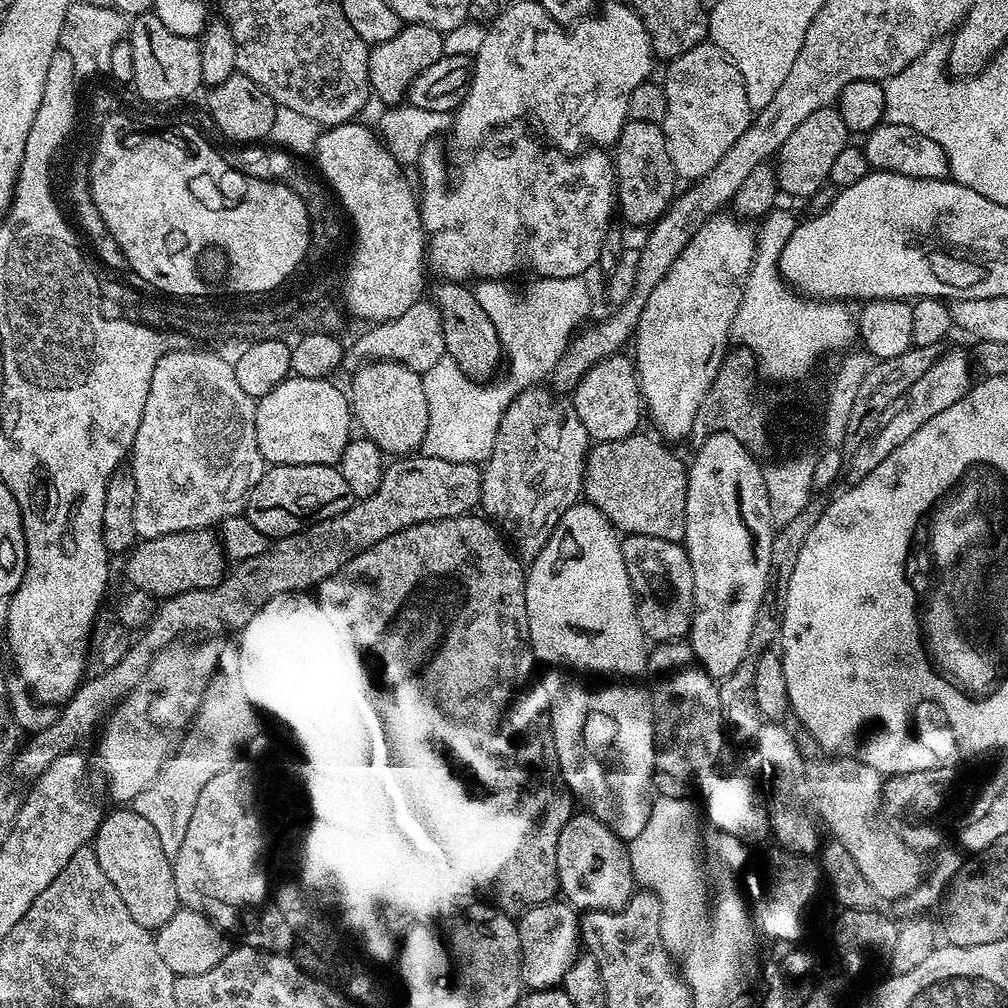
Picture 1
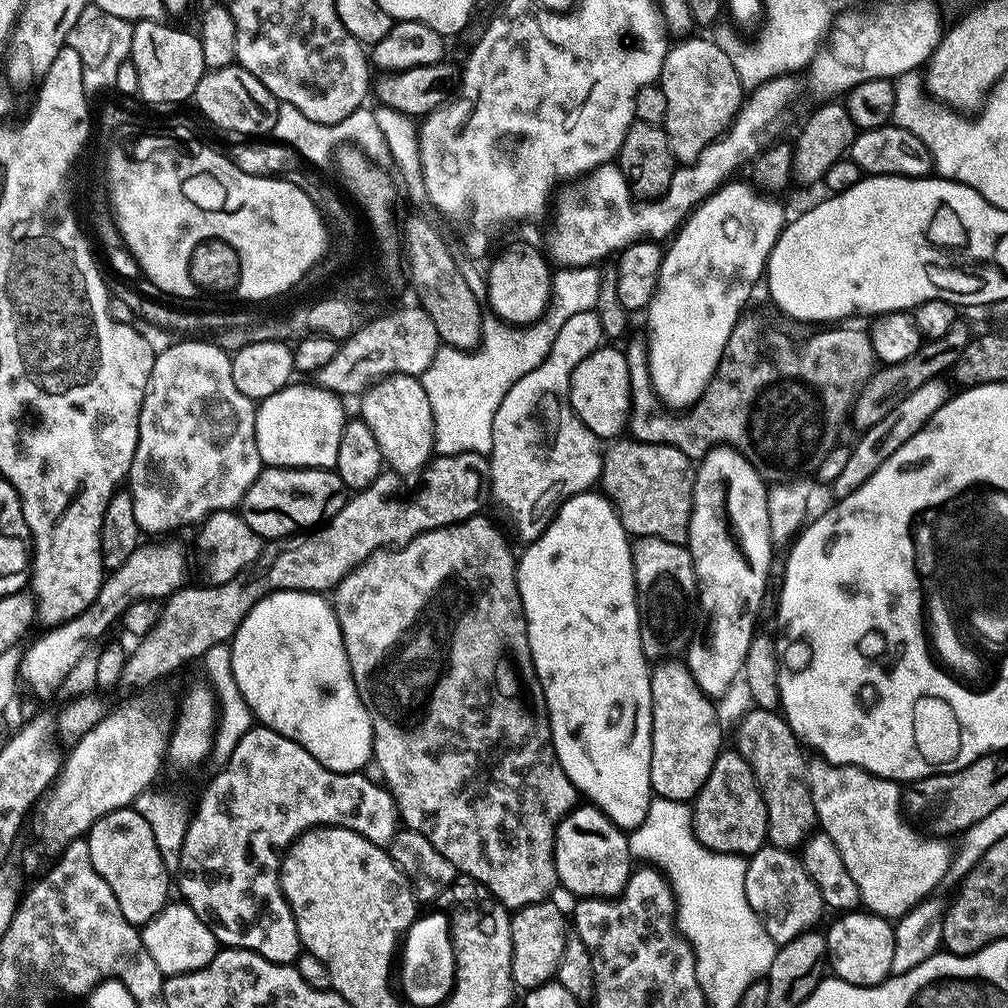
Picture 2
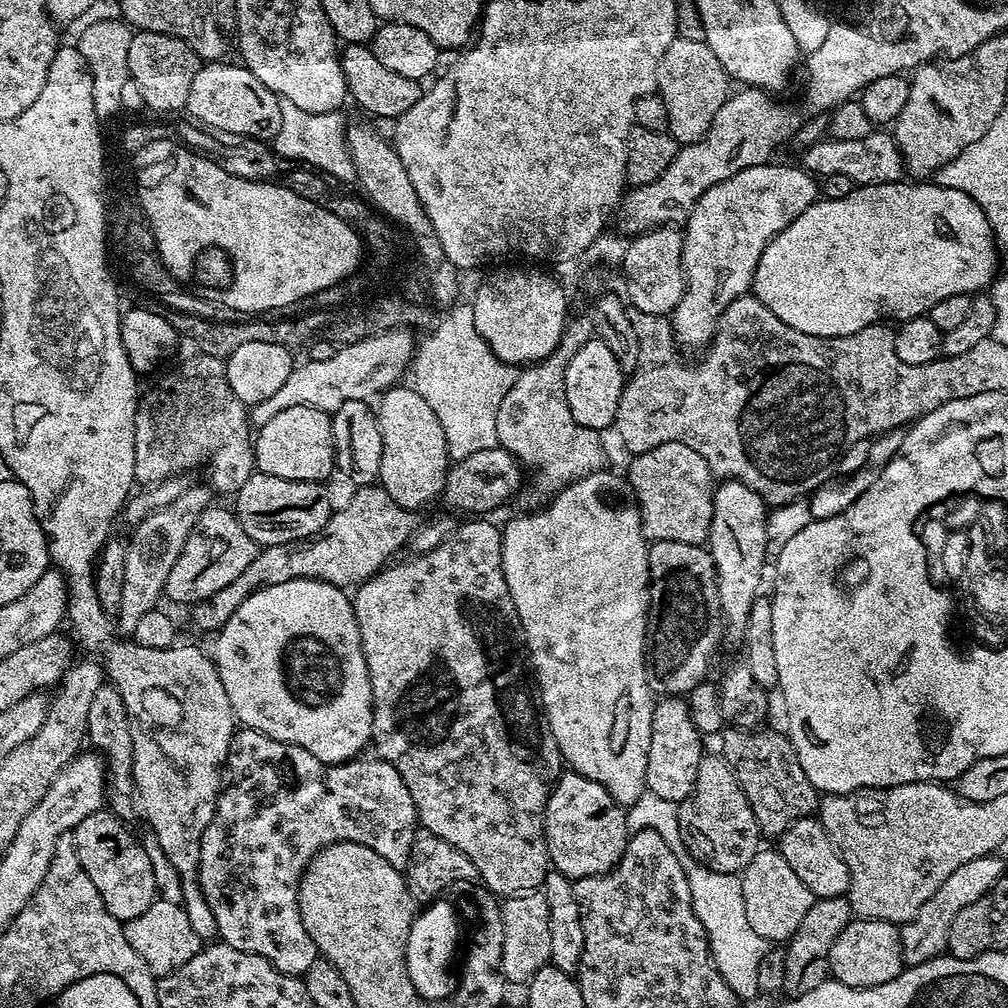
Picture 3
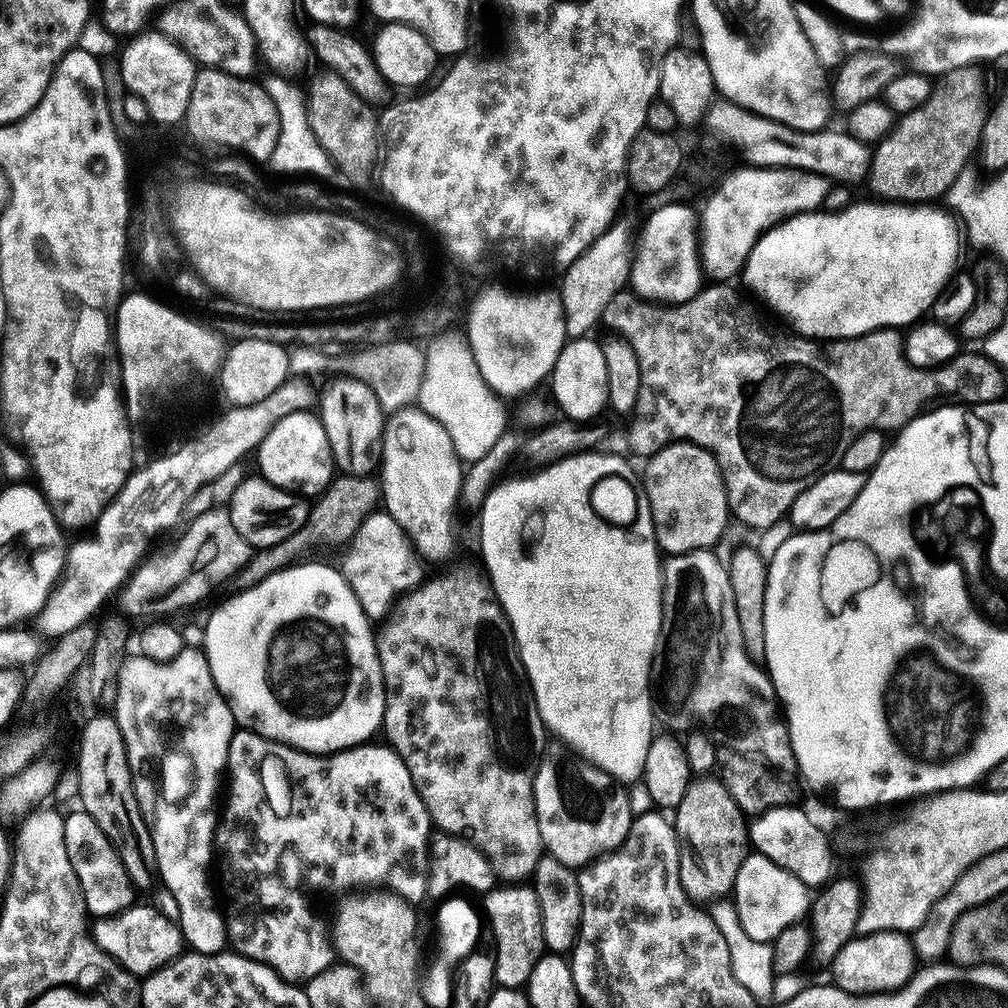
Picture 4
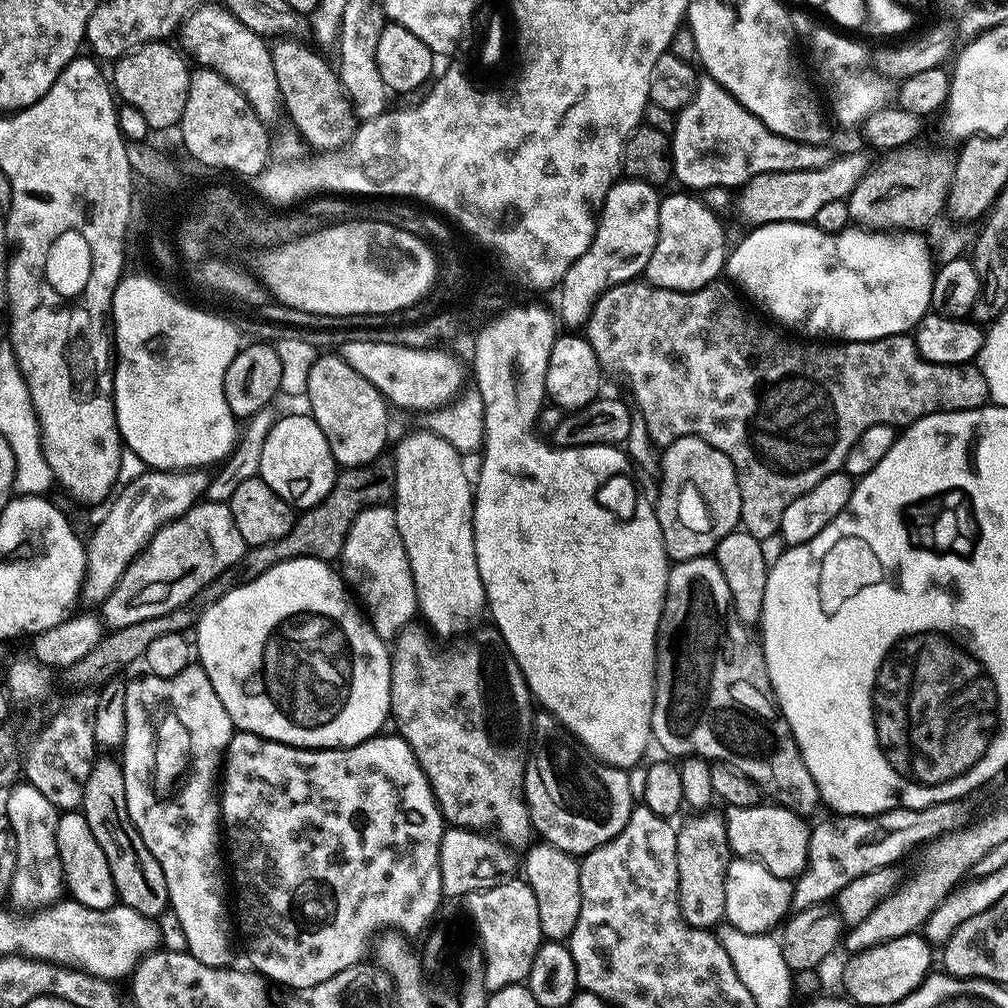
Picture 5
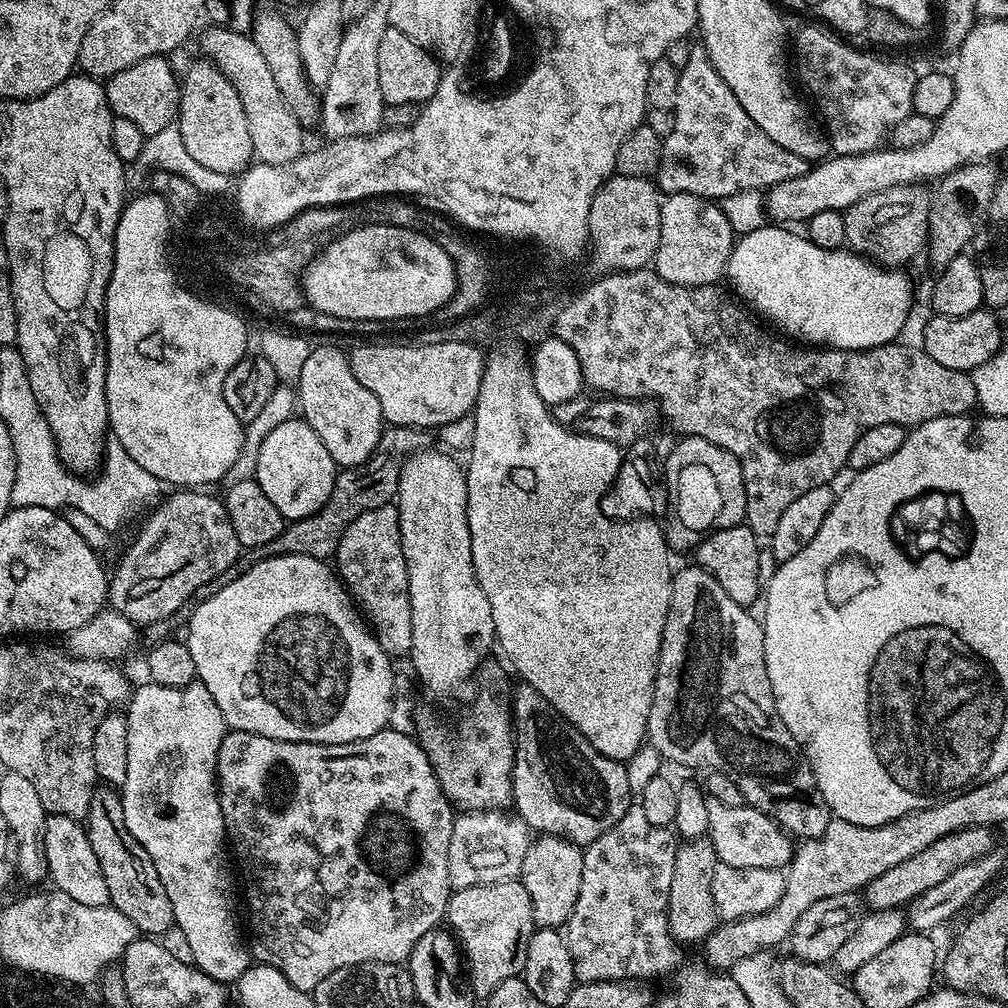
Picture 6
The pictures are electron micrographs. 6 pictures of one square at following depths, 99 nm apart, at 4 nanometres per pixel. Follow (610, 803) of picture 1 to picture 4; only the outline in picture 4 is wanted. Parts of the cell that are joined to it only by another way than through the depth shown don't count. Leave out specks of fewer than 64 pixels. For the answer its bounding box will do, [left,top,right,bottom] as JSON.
[478,450,664,782]

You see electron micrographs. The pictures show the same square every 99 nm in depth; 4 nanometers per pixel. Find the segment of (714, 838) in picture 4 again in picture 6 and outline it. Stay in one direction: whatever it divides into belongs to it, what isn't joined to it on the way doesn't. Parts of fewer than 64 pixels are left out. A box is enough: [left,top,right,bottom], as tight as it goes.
[668,838,718,945]

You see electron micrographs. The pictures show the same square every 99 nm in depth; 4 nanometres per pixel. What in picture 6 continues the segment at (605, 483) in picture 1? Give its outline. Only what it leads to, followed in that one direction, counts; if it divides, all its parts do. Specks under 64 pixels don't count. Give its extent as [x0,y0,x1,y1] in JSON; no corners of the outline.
[664,436,746,549]

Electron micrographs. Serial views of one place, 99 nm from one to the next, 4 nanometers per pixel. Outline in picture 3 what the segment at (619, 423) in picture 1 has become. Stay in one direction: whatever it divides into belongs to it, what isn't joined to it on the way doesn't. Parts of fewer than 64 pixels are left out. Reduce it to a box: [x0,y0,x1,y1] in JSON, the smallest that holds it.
[566,338,626,429]

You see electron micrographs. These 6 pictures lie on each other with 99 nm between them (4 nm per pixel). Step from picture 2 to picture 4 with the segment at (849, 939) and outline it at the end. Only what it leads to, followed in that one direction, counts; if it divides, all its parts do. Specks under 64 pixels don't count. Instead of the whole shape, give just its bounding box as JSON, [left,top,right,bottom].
[830,932,918,996]

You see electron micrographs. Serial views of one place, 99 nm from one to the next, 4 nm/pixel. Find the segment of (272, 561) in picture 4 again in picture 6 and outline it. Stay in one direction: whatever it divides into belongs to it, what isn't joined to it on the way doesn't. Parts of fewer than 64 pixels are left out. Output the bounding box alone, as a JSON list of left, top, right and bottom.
[186,427,434,610]

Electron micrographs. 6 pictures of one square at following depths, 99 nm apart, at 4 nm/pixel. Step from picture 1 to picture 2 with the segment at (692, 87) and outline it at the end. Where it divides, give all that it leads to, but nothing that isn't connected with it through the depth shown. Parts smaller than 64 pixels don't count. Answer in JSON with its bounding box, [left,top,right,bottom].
[658,39,746,162]

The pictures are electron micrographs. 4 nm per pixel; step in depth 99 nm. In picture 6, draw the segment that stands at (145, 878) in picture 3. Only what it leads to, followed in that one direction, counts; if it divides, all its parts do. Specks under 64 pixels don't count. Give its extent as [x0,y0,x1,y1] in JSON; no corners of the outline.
[44,815,109,906]

